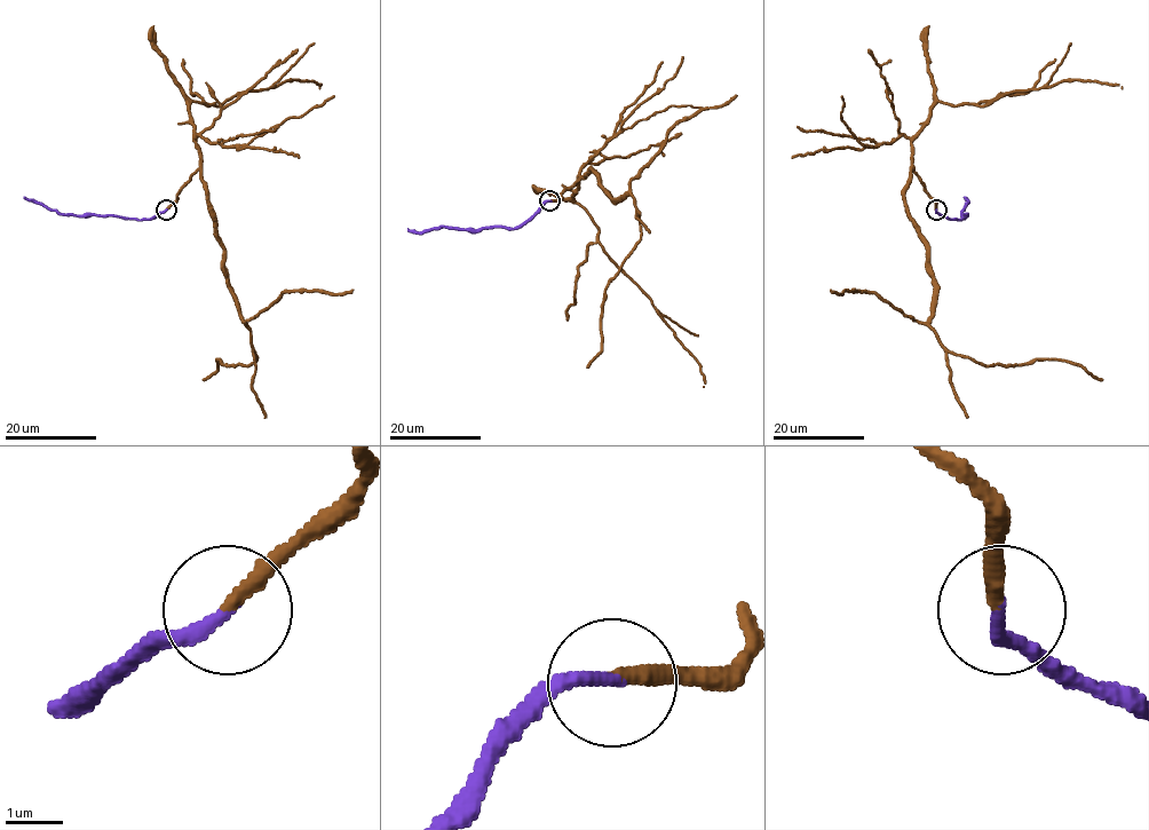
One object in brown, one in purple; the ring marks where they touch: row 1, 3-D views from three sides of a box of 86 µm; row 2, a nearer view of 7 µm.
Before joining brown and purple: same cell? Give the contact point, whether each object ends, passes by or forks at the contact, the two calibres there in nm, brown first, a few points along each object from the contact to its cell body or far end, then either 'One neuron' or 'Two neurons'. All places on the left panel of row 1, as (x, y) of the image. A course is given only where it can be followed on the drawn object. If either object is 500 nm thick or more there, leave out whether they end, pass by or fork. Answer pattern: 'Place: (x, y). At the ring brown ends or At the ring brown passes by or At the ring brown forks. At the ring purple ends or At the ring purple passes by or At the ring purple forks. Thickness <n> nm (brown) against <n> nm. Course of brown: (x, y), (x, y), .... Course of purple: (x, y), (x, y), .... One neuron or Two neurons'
Place: (166, 210). At the ring brown ends. At the ring purple ends. Thickness 260 nm (brown) against 280 nm. Course of brown: (166, 210), (200, 171), (228, 289), (256, 358), (247, 365), (224, 365), (218, 358), (218, 369), (203, 379). Course of purple: (166, 210), (149, 219), (136, 220), (64, 214), (24, 197). One neuron

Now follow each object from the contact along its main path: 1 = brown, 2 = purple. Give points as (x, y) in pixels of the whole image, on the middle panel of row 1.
1: (551, 200), (592, 168), (612, 198), (630, 194), (639, 213), (641, 238), (605, 290), (602, 352), (587, 368)
2: (551, 200), (514, 228), (440, 226), (418, 231), (407, 228)

